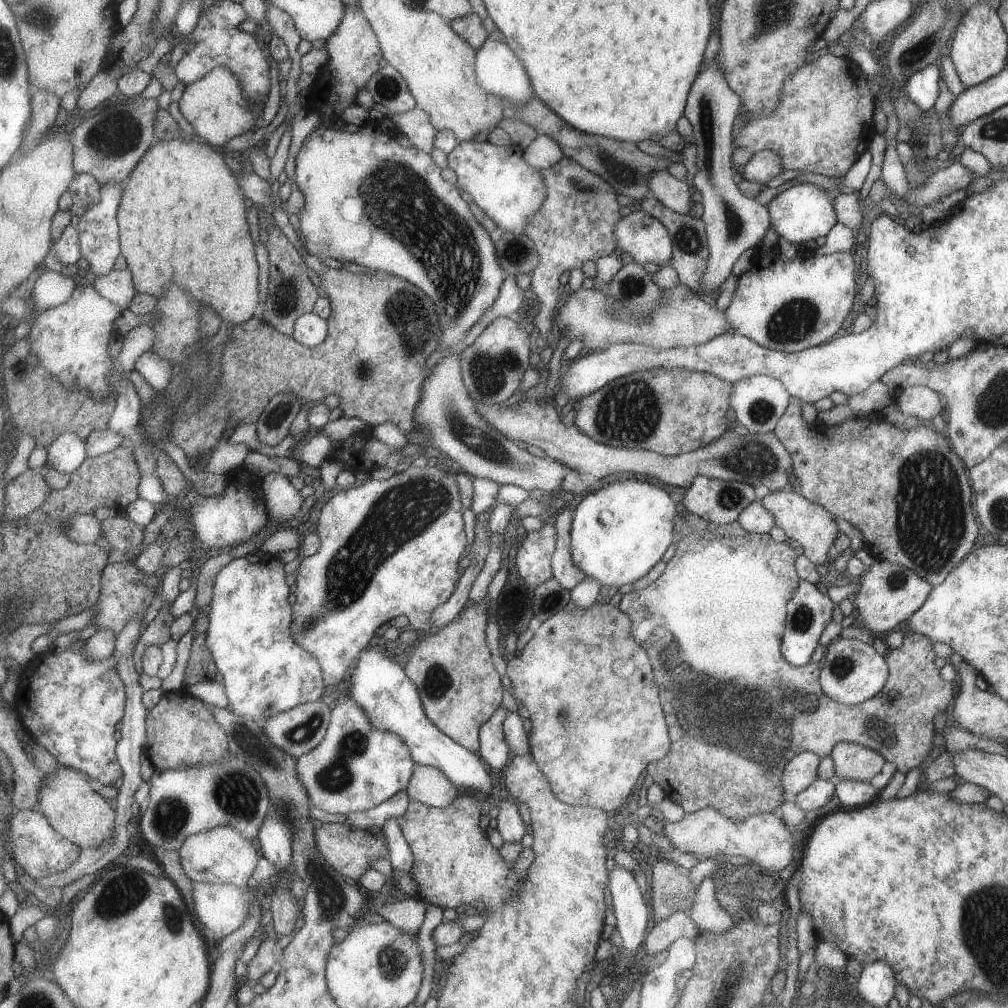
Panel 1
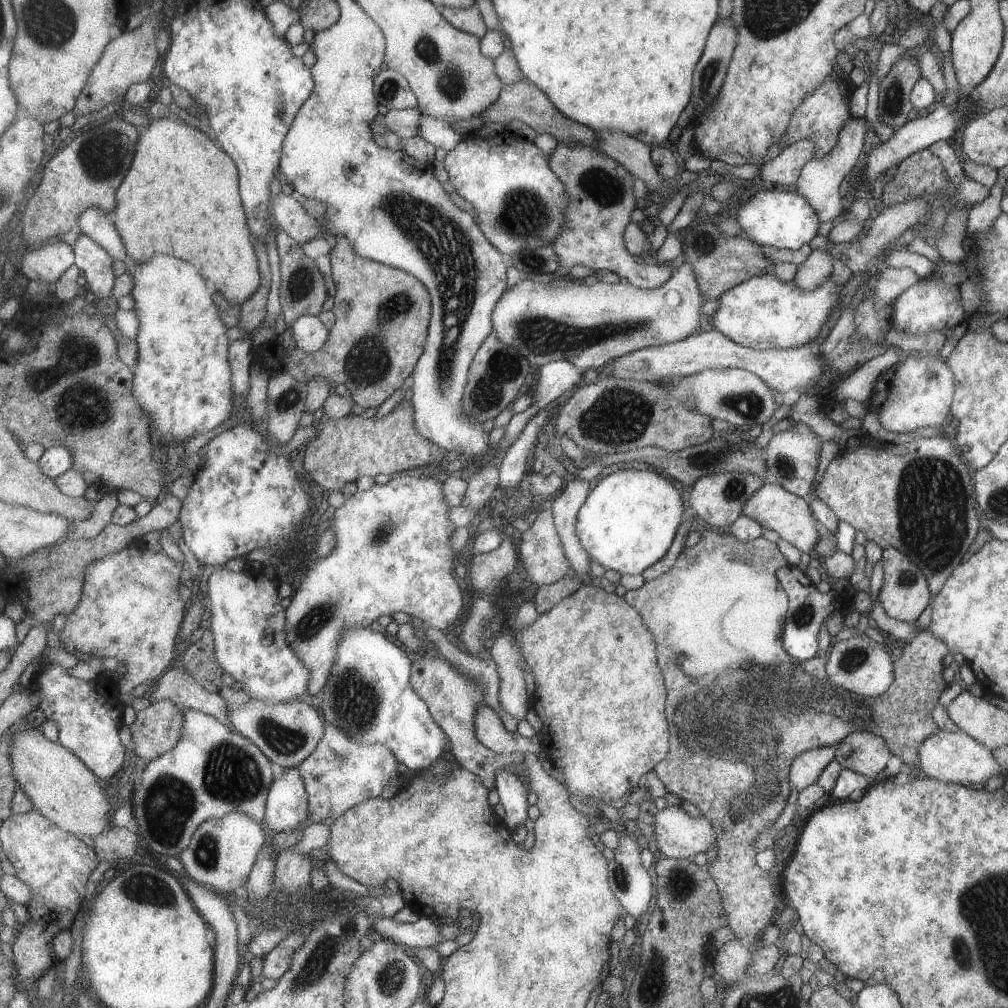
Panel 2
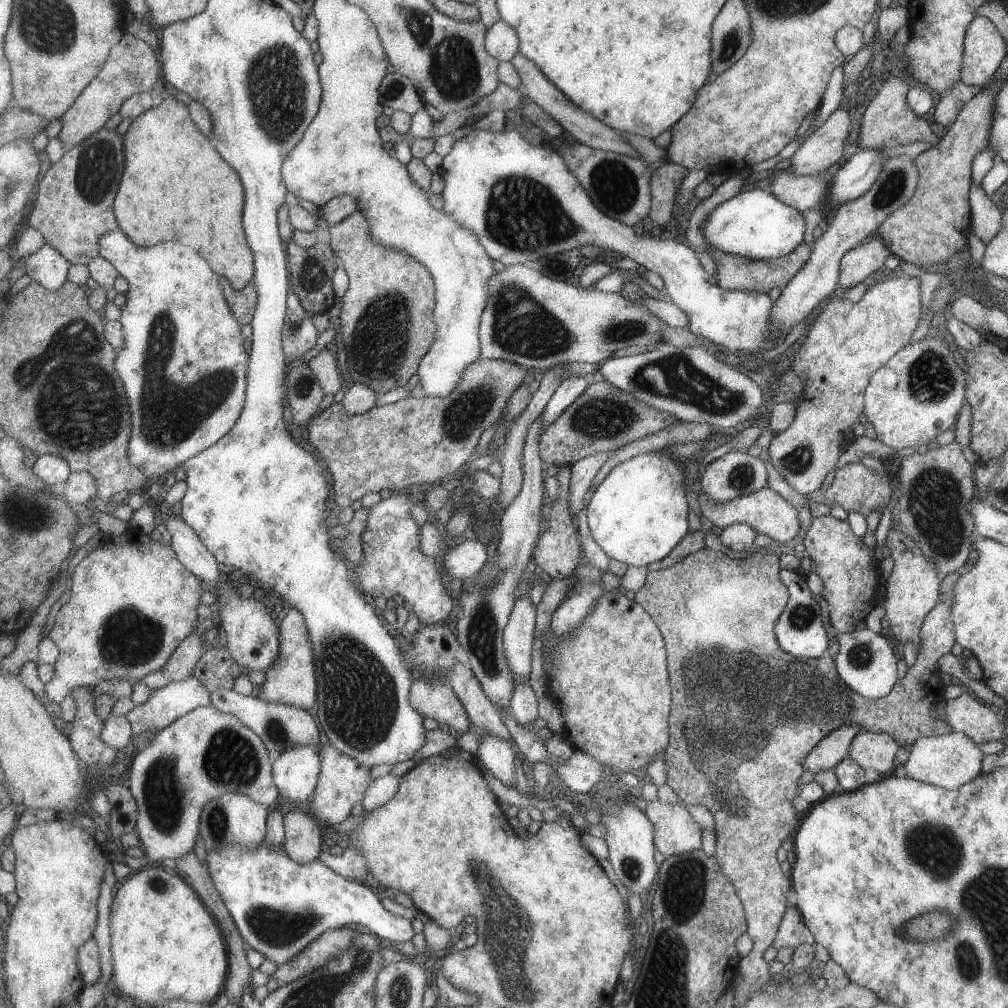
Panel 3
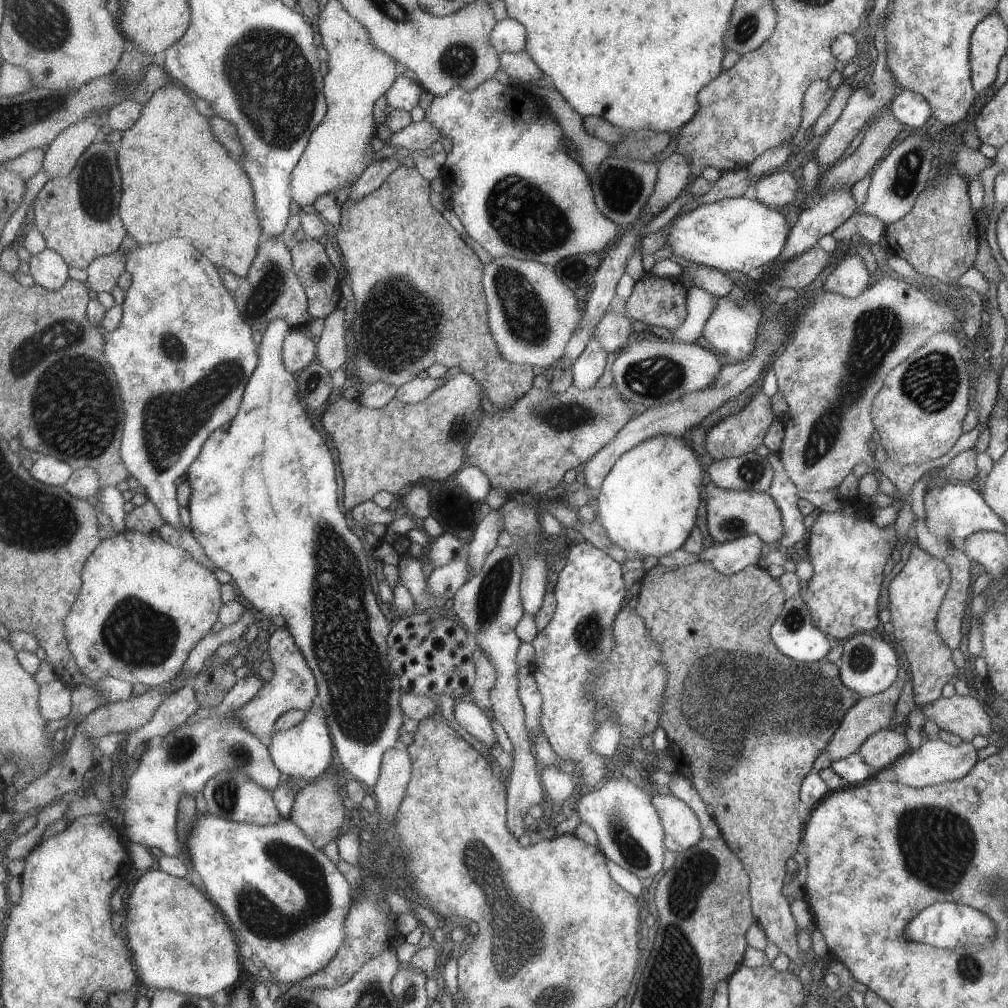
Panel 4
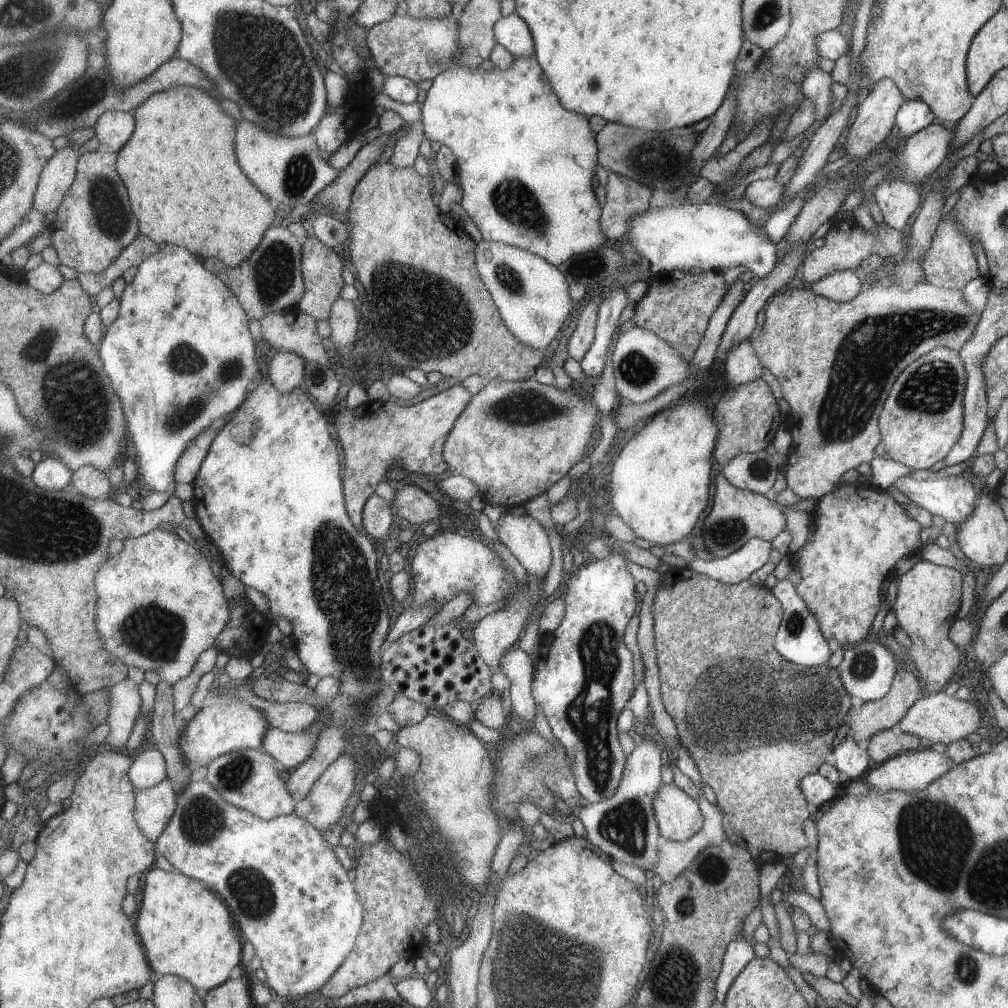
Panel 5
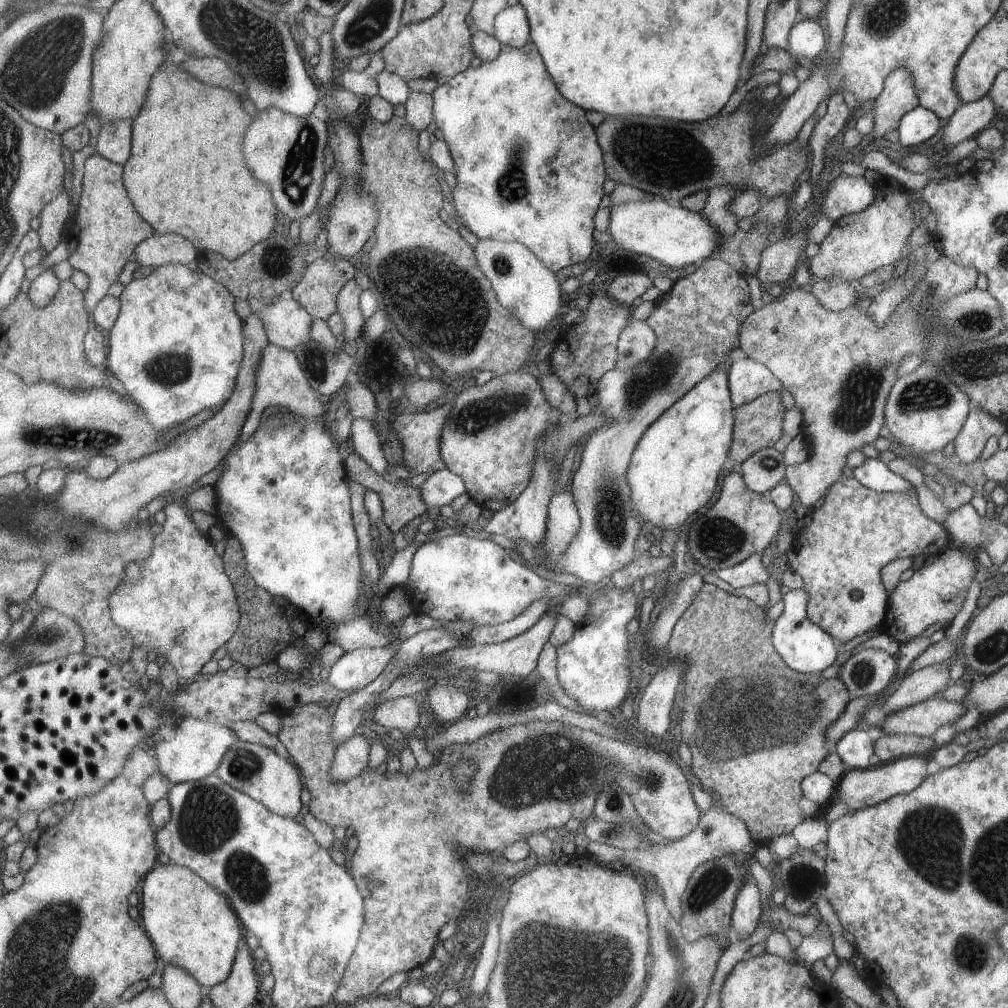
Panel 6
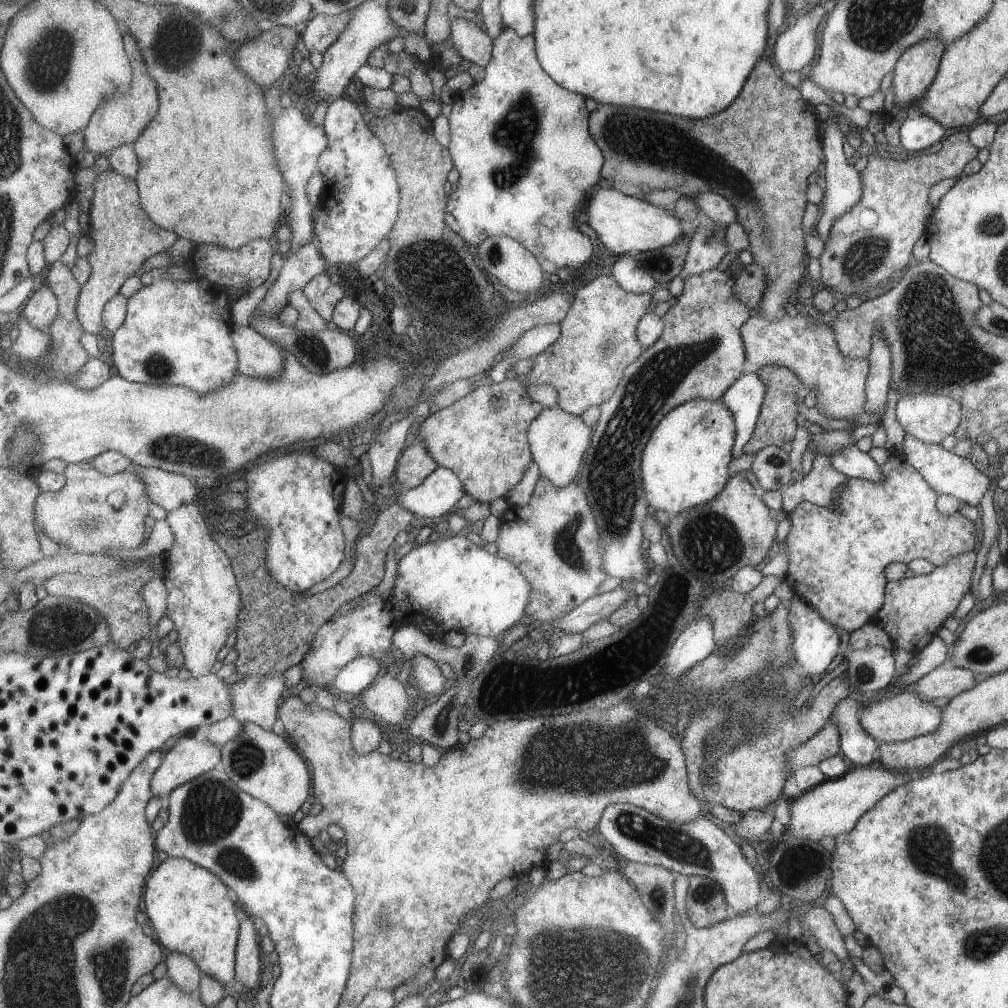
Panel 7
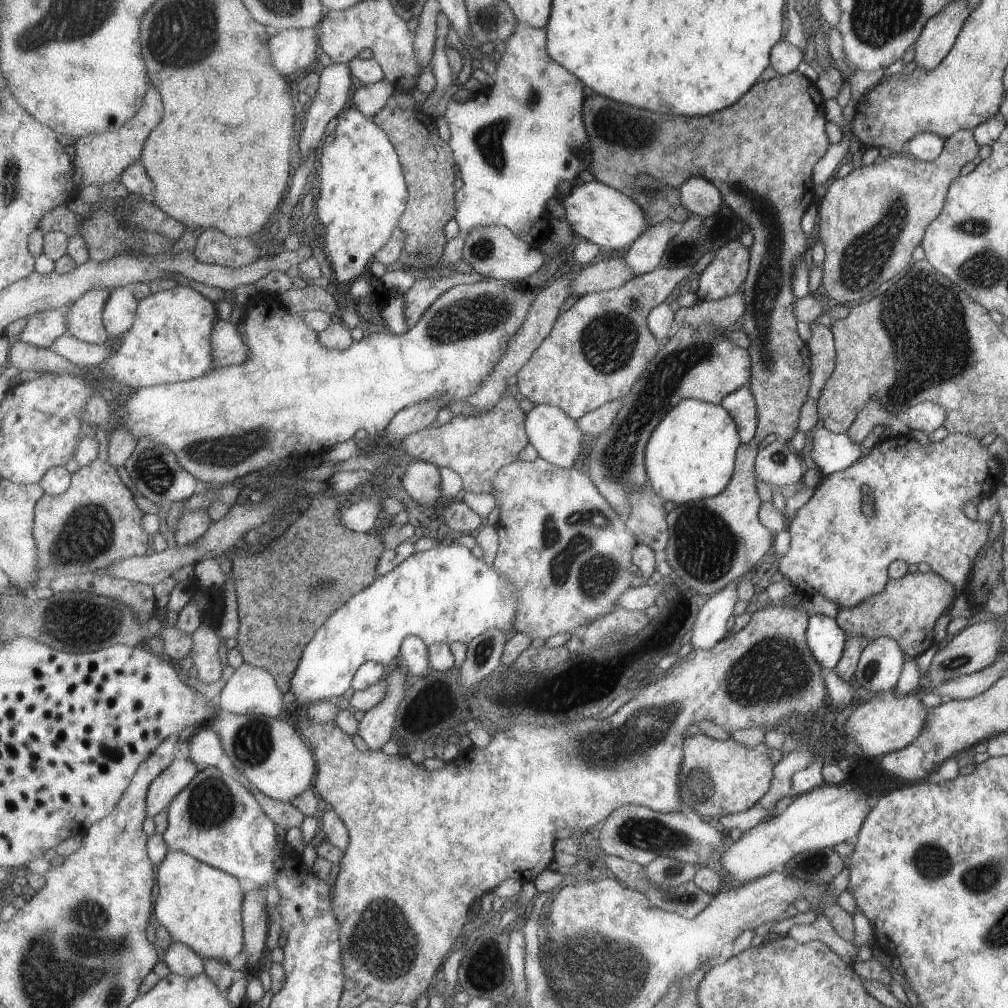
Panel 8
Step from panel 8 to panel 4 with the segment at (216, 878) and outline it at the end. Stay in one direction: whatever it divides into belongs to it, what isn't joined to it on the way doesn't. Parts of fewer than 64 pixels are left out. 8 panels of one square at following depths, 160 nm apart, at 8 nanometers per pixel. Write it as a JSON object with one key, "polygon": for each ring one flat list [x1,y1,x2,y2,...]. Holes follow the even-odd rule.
{"polygon":[[148,869,147,872,139,878,129,899,127,900,125,922,123,922,123,931,138,972,138,978,140,981,139,989,148,992,148,994,151,994,157,989,171,989,188,995,197,995,200,997,211,997,215,992,219,992,219,990,223,989,227,989,228,991,232,990,233,984,235,984,235,982,239,980,239,976,241,976,242,958,239,954,239,945,241,941,239,936,232,929,230,923,226,920,226,915,219,907,216,906,215,903,213,904,213,901,211,902,211,898,209,900,205,895,206,894,203,894,199,888,193,886,191,882,187,882,184,877,176,877,167,874,163,869]]}

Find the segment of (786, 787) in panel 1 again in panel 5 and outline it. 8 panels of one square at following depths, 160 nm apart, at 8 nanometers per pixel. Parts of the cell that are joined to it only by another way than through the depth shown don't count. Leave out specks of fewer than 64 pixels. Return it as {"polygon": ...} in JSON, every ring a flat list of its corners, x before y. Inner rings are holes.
{"polygon":[[903,670,895,674,894,685,883,696,875,701,863,702,856,712,854,710,847,710,844,724,848,726,847,735,855,740,855,744,864,744,869,738,880,731,891,729,893,725,899,722,907,713,912,705,925,695,922,692,921,680]]}

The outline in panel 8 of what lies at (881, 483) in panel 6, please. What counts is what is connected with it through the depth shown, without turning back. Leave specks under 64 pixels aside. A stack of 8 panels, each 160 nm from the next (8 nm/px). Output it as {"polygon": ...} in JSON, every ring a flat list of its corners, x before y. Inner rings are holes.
{"polygon":[[819,428,811,432,811,460,818,466,822,477,849,468,855,460,861,460,859,445,853,444,844,433,829,432]]}

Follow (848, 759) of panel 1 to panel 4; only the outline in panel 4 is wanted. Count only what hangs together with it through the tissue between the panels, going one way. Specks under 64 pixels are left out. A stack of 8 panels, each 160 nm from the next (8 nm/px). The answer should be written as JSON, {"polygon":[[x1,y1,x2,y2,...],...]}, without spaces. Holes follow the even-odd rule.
{"polygon":[[885,728,871,734,859,745,857,752,875,772,888,768,907,750,907,740,903,733]]}

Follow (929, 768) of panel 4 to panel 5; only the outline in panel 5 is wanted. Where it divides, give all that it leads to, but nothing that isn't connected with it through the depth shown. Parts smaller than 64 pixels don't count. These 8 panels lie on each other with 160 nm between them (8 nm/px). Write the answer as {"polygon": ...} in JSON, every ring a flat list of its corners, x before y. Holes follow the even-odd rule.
{"polygon":[[930,748,904,752,873,768,865,776,865,784,870,790,879,792,897,790,913,793,949,772,953,766,955,762,949,756]]}

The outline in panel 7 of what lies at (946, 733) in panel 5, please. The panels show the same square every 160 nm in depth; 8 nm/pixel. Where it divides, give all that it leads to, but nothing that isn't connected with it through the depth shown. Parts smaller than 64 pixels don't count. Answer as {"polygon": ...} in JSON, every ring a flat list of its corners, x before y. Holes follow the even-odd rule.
{"polygon":[[914,692,883,693,878,701,859,711,861,728,876,742,907,741,935,731,942,724,942,709,922,699]]}

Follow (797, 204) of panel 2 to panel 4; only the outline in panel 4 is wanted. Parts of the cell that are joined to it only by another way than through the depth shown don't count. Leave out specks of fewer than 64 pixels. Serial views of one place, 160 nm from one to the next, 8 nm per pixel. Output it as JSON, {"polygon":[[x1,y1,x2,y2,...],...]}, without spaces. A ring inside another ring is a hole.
{"polygon":[[749,195,721,199,713,203,698,205,693,210,677,215,668,228,664,243,671,248,673,254,677,254,683,260,723,272,733,270,744,275,752,275,763,265,771,264,774,258,781,254,790,232,787,230,785,219,779,209,766,207]]}

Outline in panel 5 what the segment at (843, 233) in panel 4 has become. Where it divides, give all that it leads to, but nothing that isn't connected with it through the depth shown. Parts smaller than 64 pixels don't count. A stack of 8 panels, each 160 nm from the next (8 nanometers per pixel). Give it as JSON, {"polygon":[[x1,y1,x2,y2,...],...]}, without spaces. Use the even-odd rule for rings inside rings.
{"polygon":[[884,180,873,188,875,203,879,208,884,223,893,228,901,230,907,227,914,215,914,210,921,203,922,186,909,186,903,180]]}

